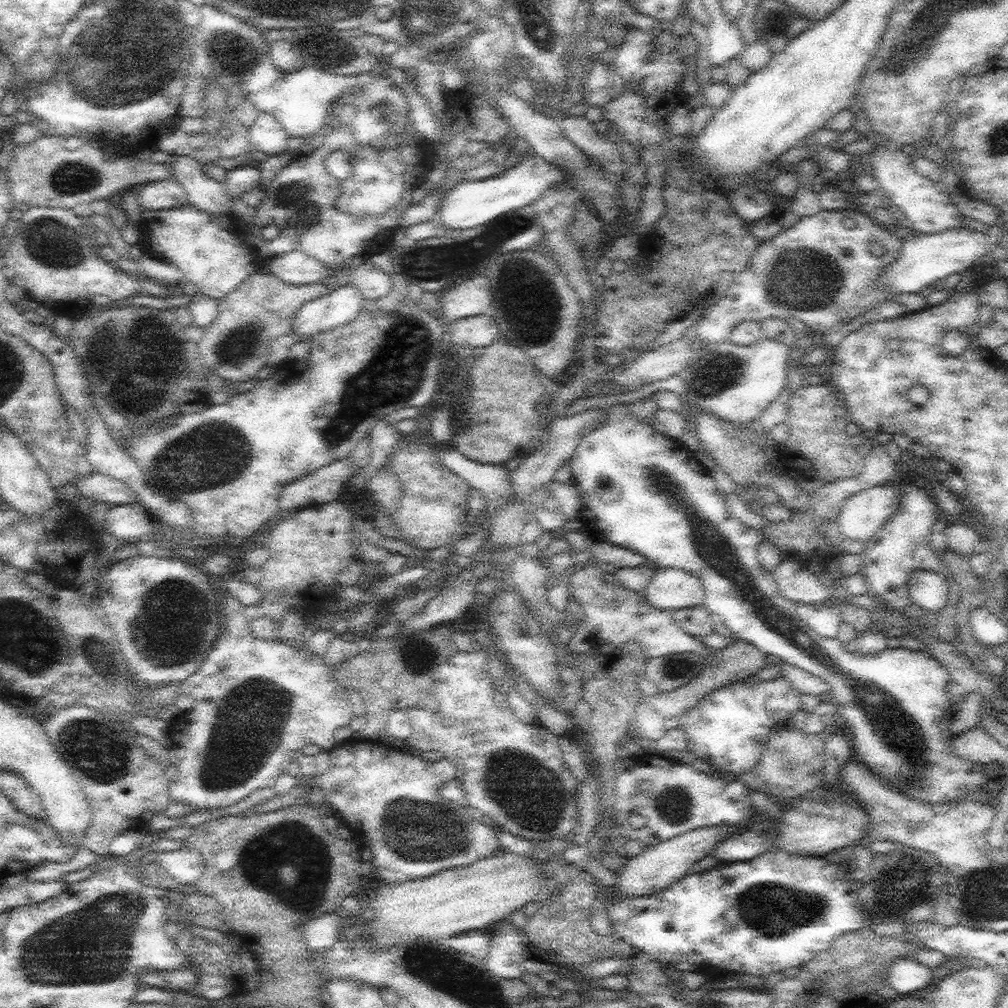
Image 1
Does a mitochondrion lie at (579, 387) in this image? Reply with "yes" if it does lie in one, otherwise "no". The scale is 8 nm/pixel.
no

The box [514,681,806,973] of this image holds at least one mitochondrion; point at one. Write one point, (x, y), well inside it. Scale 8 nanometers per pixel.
(674, 804)

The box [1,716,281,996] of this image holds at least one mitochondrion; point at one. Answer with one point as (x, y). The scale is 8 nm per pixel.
(92, 947)

